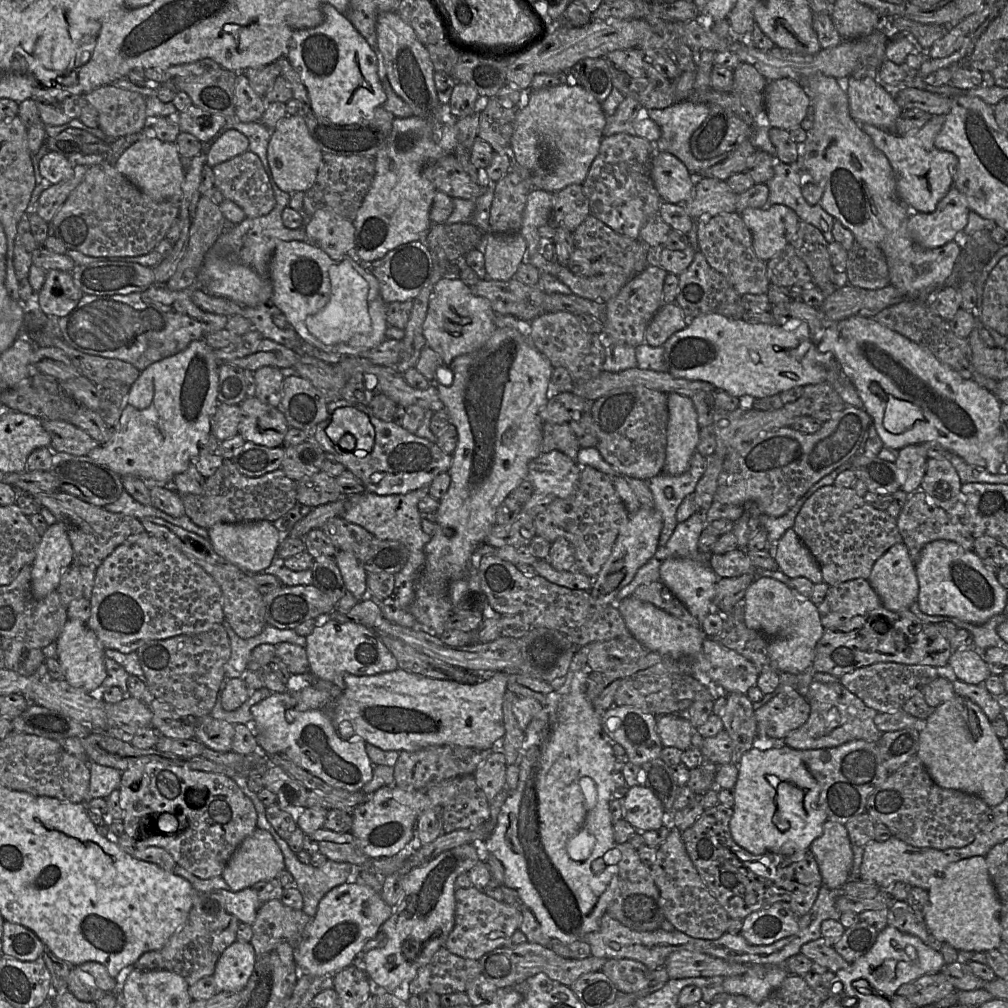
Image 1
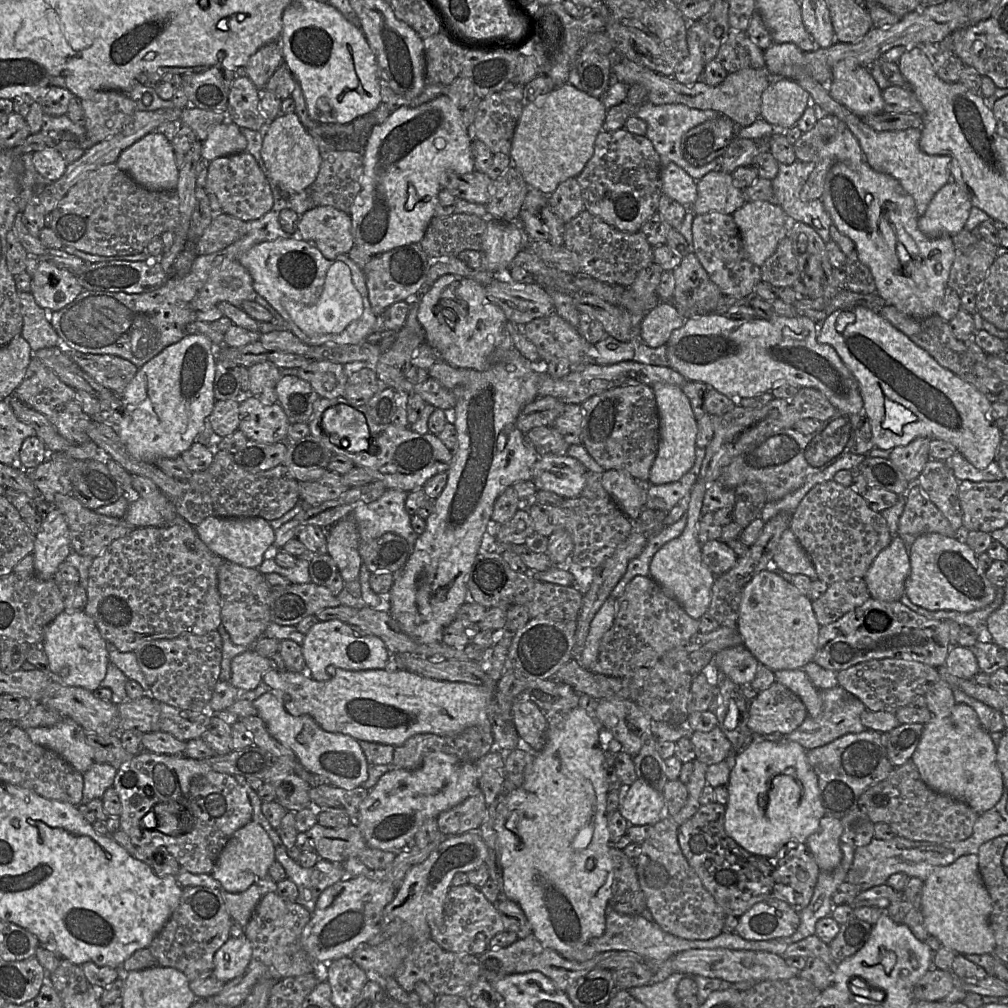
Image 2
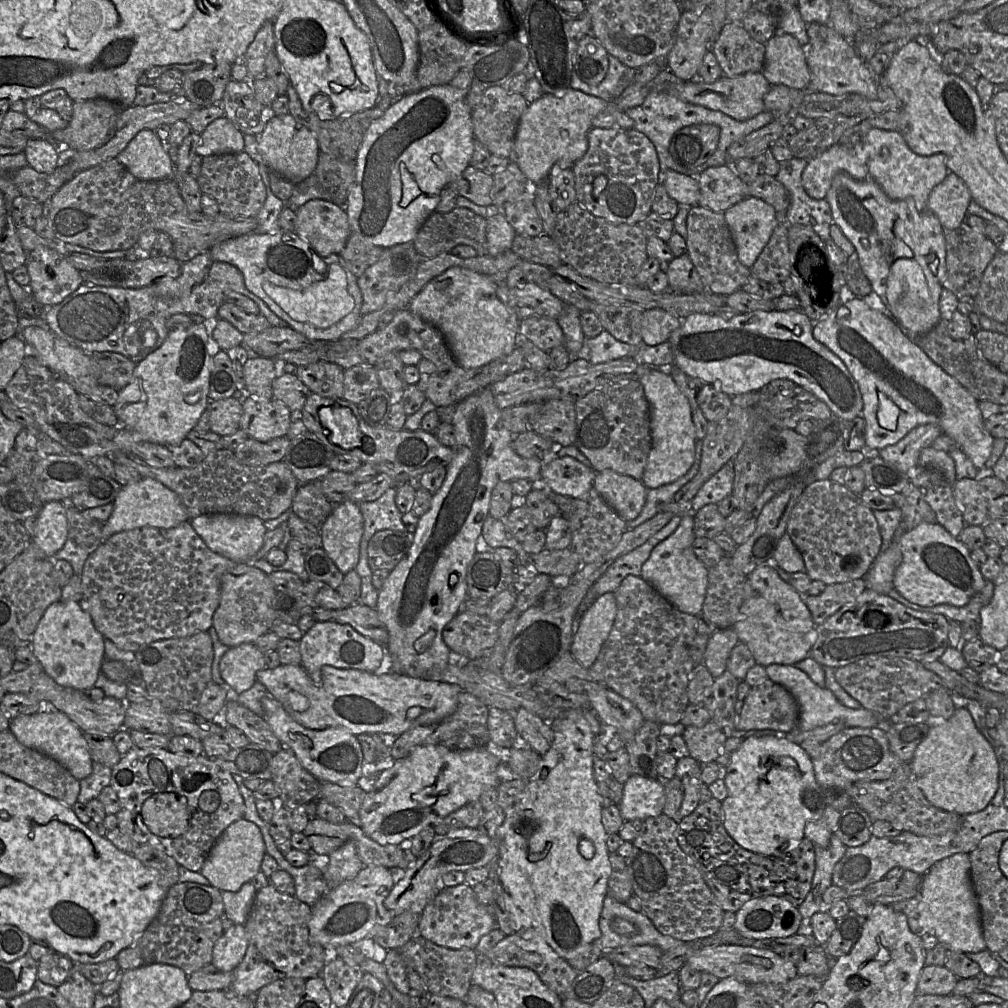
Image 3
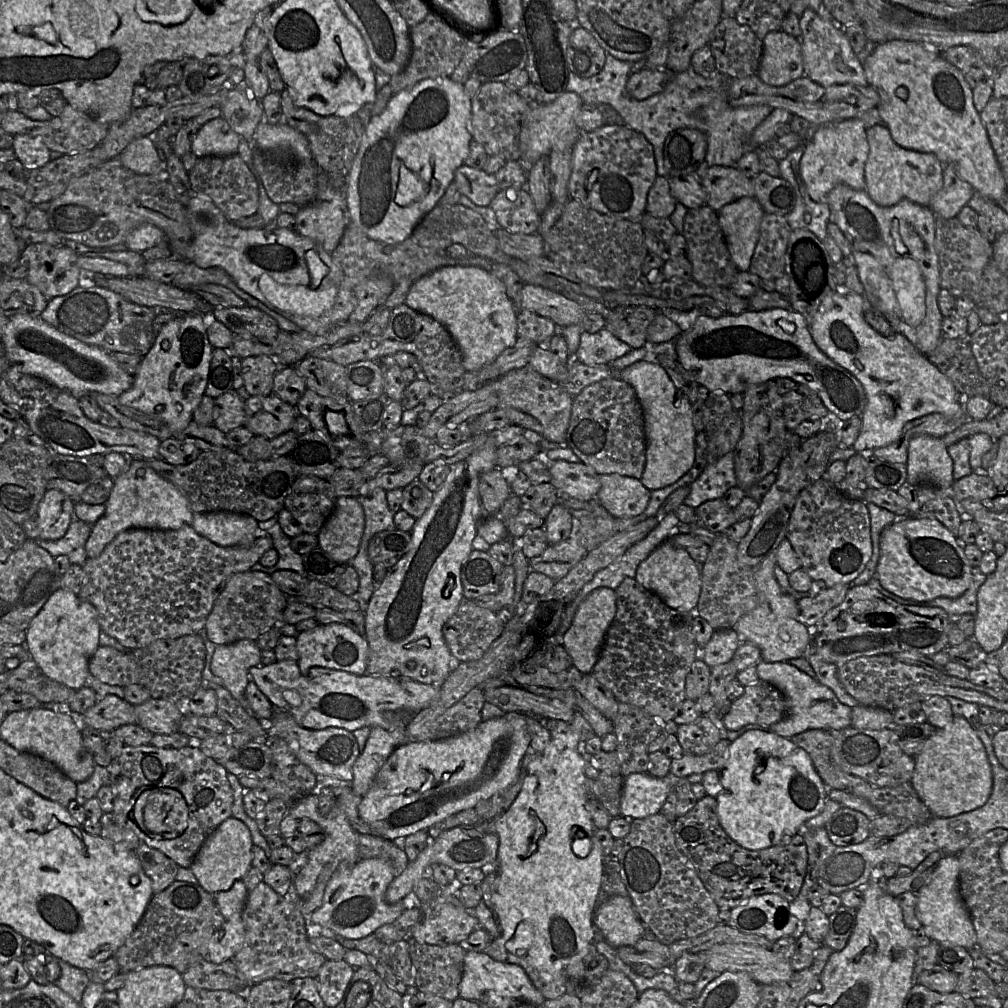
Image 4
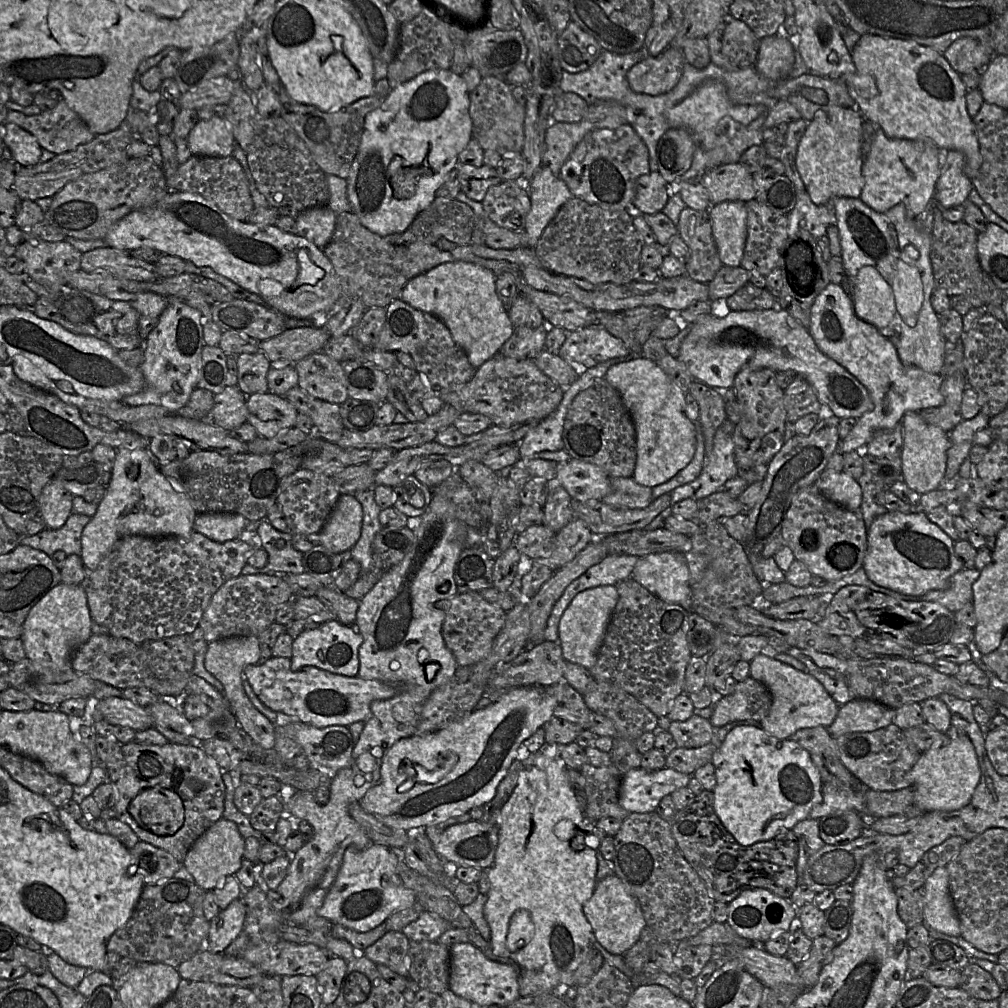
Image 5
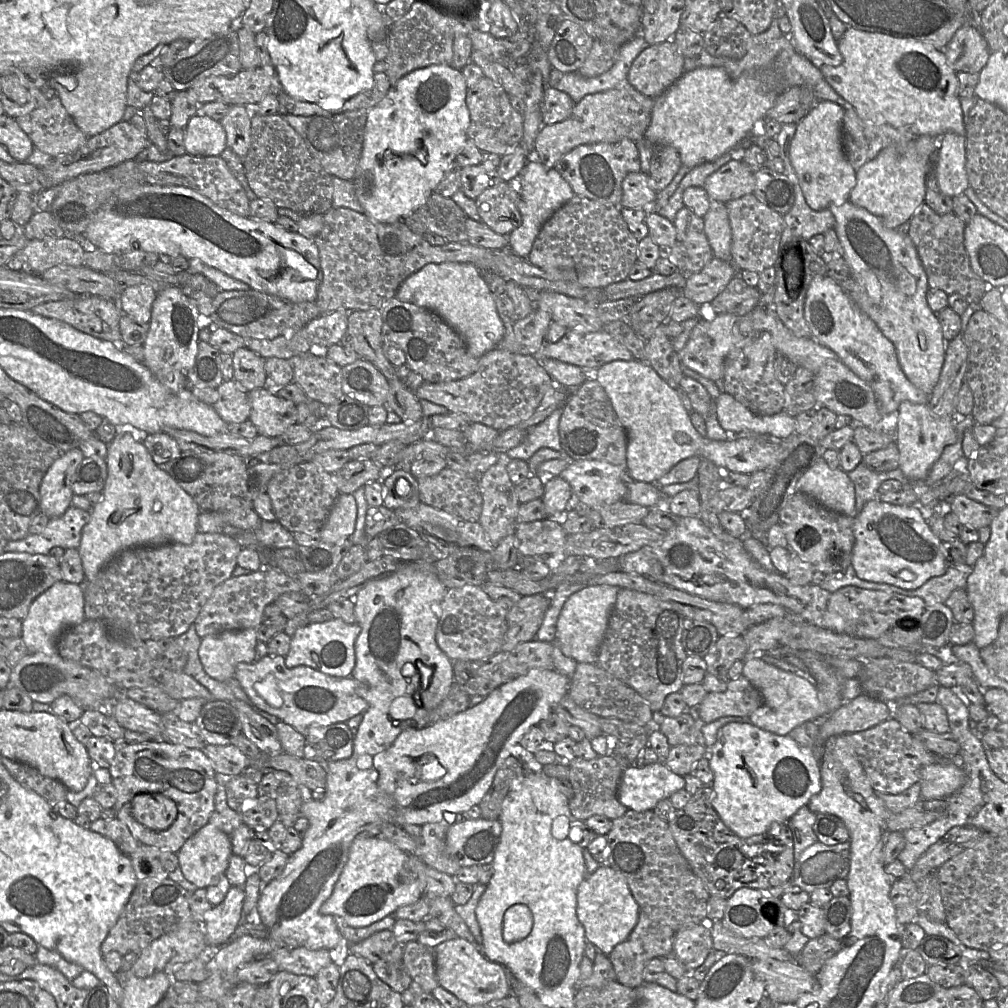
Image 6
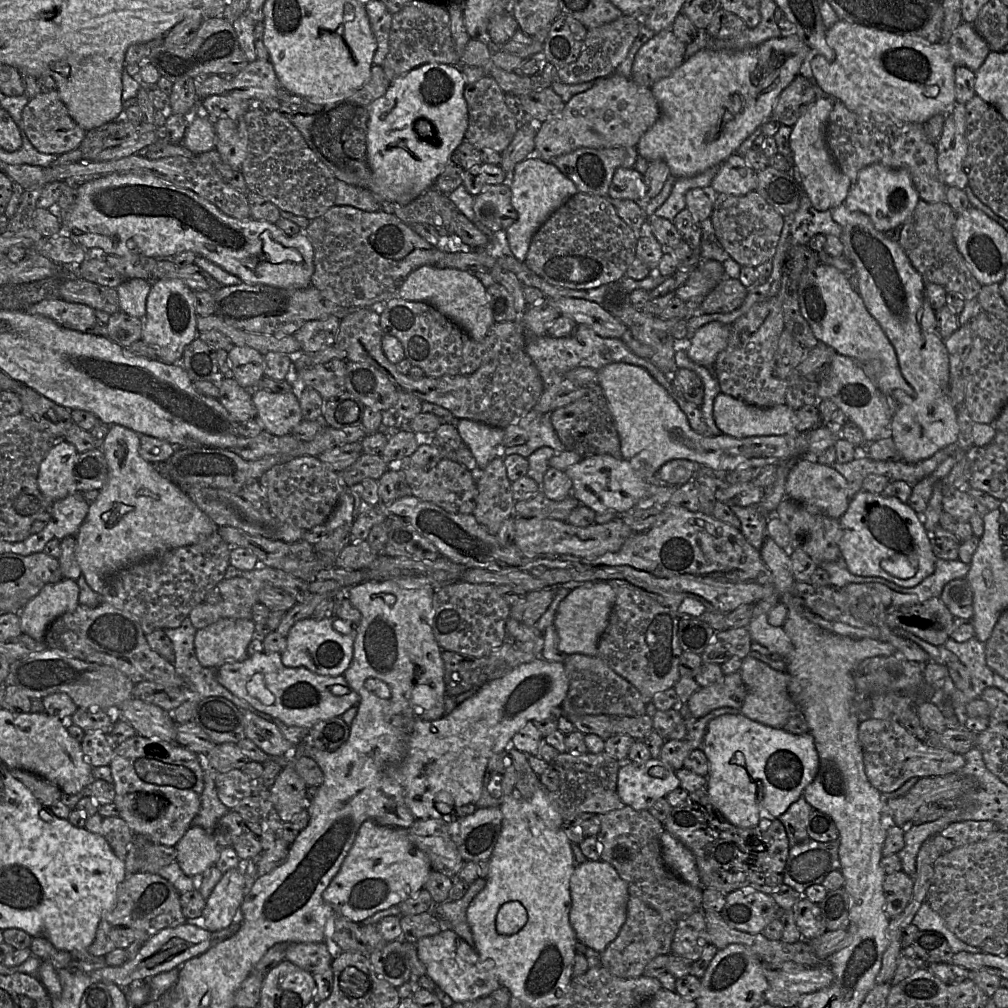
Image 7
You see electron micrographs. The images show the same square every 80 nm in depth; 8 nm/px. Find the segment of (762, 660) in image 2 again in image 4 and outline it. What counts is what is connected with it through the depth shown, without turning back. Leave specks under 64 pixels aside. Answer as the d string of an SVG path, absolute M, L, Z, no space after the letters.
M773 551L753 567L758 603L754 609L738 620L734 629L742 641L750 641L759 647L761 660L787 662L805 656L812 643L812 628L799 620L797 600L778 584L774 574L775 564L777 564L776 551Z

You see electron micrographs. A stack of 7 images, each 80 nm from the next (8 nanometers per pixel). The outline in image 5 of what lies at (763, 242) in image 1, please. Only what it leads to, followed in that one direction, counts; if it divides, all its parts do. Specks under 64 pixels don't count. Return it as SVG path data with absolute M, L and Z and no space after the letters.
M741 201L722 202L709 208L712 234L721 262L739 267L747 239L747 209Z

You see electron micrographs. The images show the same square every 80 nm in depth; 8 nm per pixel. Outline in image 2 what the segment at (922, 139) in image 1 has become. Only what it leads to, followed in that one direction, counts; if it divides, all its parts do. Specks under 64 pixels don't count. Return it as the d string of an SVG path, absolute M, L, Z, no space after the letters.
M801 77L796 82L810 94L813 105L818 105L823 112L838 117L846 124L857 138L871 168L889 174L899 181L904 190L914 198L919 216L925 213L936 192L952 180L950 156L930 155L920 148L921 128L877 131L866 125L862 118L846 106L833 99L828 93L826 84L821 84L811 77Z

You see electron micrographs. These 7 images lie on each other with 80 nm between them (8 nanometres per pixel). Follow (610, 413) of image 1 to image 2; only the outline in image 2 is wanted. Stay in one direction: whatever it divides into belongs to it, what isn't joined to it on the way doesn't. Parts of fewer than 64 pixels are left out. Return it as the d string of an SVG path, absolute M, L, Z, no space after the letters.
M615 387L589 397L581 407L581 444L594 460L605 470L624 471L637 481L648 481L660 443L660 417L652 387Z

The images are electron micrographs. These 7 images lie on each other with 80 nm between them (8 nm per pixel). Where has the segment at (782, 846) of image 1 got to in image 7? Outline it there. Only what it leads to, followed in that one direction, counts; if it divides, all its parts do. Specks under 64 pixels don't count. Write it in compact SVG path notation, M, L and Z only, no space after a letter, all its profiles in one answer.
M724 714L711 720L702 751L708 763L706 788L713 807L733 825L751 828L761 819L778 819L814 780L819 757L810 733L795 735L753 721L743 714Z

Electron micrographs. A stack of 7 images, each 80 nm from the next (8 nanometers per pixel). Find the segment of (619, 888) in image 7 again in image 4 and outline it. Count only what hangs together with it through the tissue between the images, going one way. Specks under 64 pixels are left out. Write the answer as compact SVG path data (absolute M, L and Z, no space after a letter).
M613 895L599 904L593 923L603 940L614 948L634 945L646 933L644 923L638 917L628 895Z

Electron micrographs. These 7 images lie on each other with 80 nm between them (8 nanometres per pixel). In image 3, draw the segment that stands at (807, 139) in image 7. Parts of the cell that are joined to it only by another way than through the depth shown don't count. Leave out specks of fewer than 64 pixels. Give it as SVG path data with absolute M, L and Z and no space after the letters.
M862 138L852 147L842 143L834 144L808 161L802 174L803 187L811 198L824 199L834 176L841 172L857 181L870 177L866 145L863 145Z

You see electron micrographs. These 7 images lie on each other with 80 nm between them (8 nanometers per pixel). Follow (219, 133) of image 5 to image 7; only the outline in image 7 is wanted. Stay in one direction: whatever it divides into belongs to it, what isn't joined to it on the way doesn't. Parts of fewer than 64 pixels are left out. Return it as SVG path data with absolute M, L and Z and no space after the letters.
M206 115L190 117L184 138L179 144L195 155L213 150L216 144L213 121Z

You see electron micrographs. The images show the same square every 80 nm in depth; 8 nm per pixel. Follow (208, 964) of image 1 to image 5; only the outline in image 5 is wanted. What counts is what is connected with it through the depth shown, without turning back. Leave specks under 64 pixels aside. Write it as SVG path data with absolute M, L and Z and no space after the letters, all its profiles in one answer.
M170 878L144 885L129 920L106 943L108 952L140 963L164 963L177 968L206 949L209 921L203 912L205 890L195 883Z

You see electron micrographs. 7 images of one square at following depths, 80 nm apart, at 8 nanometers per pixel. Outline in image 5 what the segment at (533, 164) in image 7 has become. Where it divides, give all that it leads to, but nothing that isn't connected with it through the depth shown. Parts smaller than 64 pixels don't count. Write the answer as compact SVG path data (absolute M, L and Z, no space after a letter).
M541 167L529 182L524 183L531 201L524 227L525 247L535 248L546 226L573 195L560 176L554 175L547 167Z

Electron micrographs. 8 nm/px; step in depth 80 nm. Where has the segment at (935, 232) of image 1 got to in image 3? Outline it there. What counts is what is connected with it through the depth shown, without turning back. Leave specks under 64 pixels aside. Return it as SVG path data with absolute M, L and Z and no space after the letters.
M948 172L942 183L931 191L927 210L936 215L944 228L952 230L966 220L971 200L966 183L955 173Z

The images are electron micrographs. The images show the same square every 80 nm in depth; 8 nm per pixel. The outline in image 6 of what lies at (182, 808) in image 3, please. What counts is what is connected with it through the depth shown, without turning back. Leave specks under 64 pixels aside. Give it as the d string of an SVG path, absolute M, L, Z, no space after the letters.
M141 791L133 798L132 814L143 826L163 831L175 821L178 810L171 798L160 793Z

